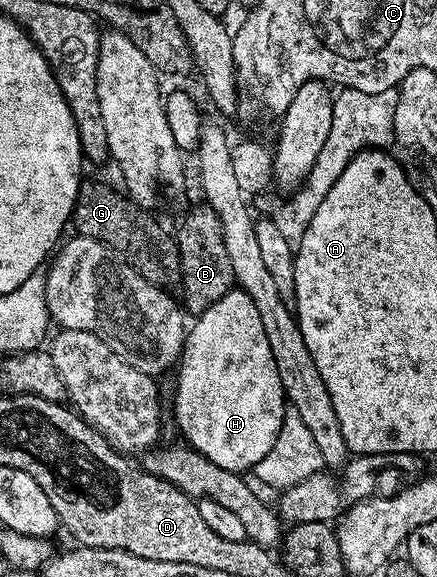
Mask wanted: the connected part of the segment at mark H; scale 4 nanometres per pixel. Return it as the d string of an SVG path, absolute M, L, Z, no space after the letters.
M228 291L219 297L219 301L215 301L215 305L211 305L211 309L192 320L176 371L177 393L173 401L173 415L185 438L182 440L207 457L207 461L219 465L219 469L252 472L254 465L271 453L275 437L279 437L287 400L283 381L279 381L279 369L275 369L275 357L271 357L271 345L267 345L263 320L255 309L255 301L251 301L245 291Z

